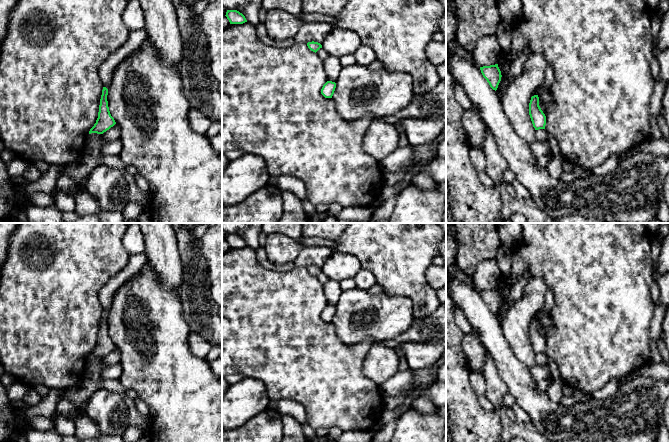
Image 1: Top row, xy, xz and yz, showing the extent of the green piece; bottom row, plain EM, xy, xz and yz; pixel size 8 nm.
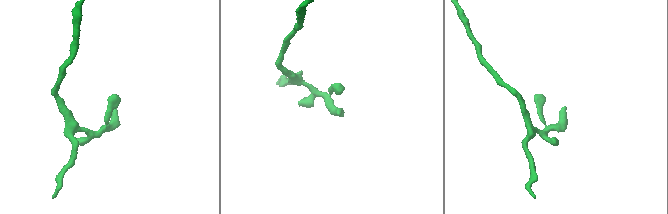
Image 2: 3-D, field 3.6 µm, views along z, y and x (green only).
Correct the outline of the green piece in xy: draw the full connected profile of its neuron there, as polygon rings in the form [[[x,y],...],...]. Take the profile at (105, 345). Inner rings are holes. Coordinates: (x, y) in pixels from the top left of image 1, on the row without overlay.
[[[103,311],[99,329],[98,342],[94,350],[90,353],[89,358],[103,358],[116,348],[114,342],[111,340],[109,335],[107,319],[108,313],[106,311]]]

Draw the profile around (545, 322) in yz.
[[[541,309],[533,315],[532,320],[534,319],[537,319],[539,321],[539,330],[546,340],[548,331],[553,326],[553,321],[549,315],[549,312]]]

